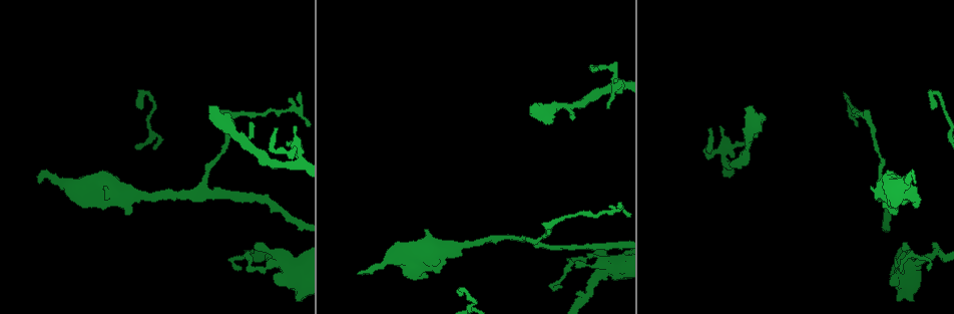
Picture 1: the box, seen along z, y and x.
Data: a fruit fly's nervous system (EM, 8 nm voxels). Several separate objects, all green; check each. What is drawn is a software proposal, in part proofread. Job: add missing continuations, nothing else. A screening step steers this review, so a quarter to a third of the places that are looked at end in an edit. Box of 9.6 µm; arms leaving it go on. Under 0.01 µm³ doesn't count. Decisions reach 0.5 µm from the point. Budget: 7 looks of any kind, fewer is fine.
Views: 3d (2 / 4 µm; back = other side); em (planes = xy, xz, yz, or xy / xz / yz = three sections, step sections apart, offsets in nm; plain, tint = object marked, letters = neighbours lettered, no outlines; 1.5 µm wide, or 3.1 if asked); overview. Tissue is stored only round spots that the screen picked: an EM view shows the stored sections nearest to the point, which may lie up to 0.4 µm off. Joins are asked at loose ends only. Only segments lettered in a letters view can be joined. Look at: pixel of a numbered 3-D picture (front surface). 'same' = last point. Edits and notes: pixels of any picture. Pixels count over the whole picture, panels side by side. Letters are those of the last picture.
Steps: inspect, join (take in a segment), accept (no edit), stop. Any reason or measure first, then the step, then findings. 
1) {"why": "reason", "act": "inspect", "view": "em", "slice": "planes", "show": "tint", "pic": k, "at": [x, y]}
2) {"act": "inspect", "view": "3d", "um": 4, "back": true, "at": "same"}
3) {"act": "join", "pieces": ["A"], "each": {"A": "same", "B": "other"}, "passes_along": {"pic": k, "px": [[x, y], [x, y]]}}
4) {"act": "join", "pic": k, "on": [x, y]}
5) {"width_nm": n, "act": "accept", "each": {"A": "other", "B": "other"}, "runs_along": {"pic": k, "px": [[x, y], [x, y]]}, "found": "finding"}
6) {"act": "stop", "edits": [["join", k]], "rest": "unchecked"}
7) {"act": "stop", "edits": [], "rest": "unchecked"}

{"act": "inspect", "view": "3d", "um": 2, "pic": 1, "at": [913, 180]}

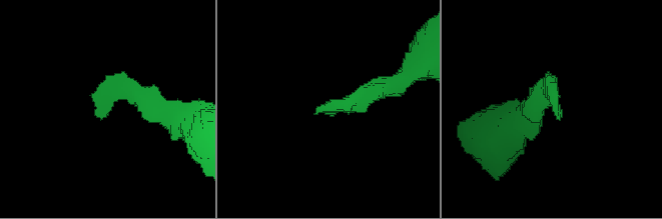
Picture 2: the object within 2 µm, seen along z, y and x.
{"act": "inspect", "view": "em", "slice": "planes", "show": "letters", "pic": 2, "at": [96, 113]}

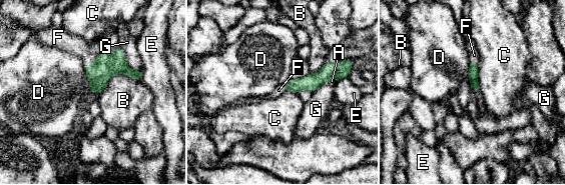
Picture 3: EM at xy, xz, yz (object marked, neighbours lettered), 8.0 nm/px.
{"act": "join", "pieces": ["F"], "each": {"A": "other", "B": "other", "C": "other", "D": "other", "E": "other", "F": "same", "G": "other"}, "passes_along": {"pic": 3, "px": [[98, 72], [96, 56], [86, 51]]}, "found": "it goes on there"}

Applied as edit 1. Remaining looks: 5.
{"why": "thick end", "act": "inspect", "view": "3d", "um": 4, "pic": 1, "at": [210, 108]}

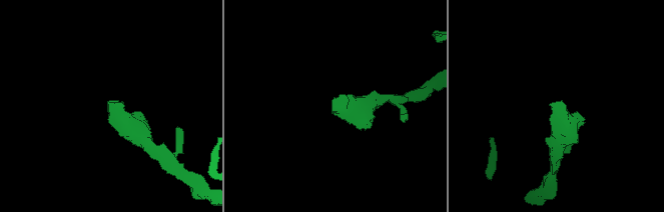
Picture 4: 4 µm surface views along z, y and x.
{"why": "now the EM", "act": "inspect", "view": "em", "slice": "xy", "step": 8, "show": "tint", "pic": 4, "at": [332, 101]}

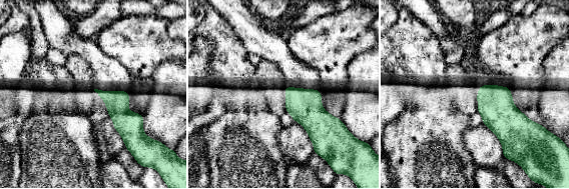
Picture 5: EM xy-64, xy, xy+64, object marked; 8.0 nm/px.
{"act": "inspect", "view": "em", "slice": "planes", "show": "letters", "at": "same"}

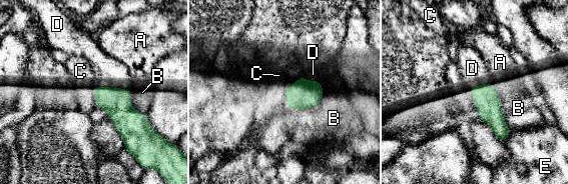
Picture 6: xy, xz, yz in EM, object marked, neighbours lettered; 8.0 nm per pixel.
{"act": "join", "pieces": ["D"], "each": {"A": "other", "B": "other", "C": "other", "D": "same", "E": "other"}, "passes_along": {"pic": 6, "px": [[116, 102], [112, 88], [107, 71]]}, "found": "it goes on there"}

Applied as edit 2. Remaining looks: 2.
{"why": "branch stops here", "act": "inspect", "view": "em", "slice": "yz", "step": 4, "show": "letters", "pic": 1, "at": [289, 143]}

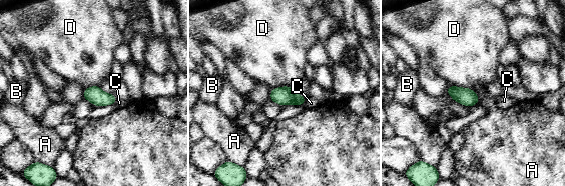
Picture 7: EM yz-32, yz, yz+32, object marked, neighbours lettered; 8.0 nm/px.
{"why": "another direction", "act": "inspect", "view": "em", "slice": "planes", "show": "letters", "at": "same"}

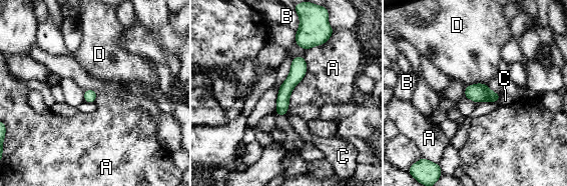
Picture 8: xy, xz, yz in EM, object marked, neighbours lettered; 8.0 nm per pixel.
{"act": "accept", "each": {"A": "other", "B": "other", "C": "other", "D": "other"}, "found": "no lettered segment goes on from it"}

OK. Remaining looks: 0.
{"act": "stop", "edits": [["join", 3], ["join", 6]], "rest": "unchecked"}

